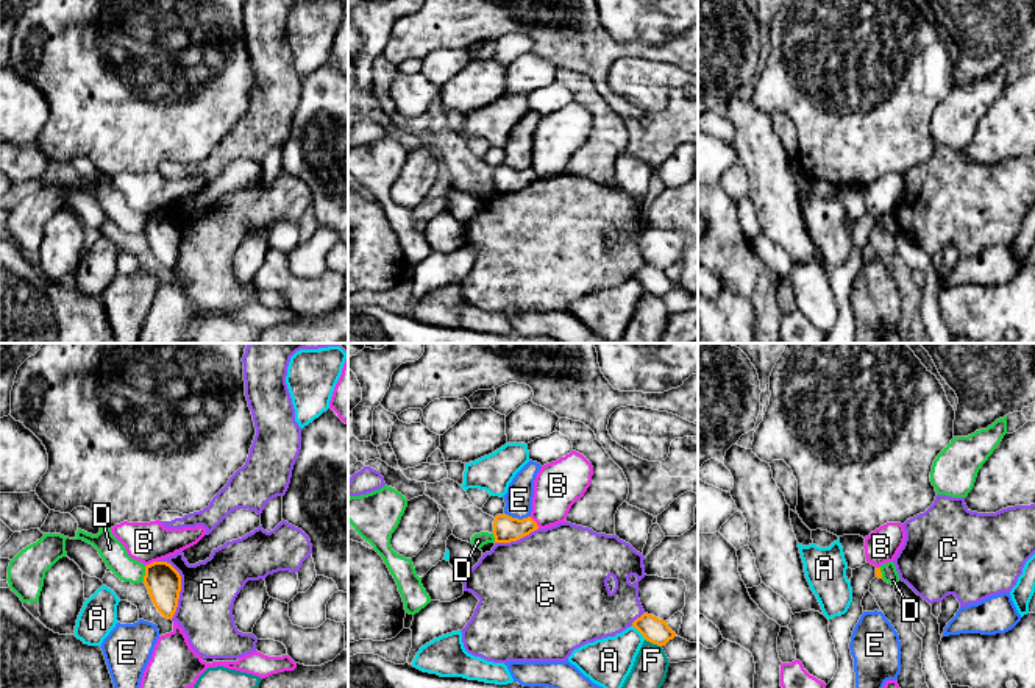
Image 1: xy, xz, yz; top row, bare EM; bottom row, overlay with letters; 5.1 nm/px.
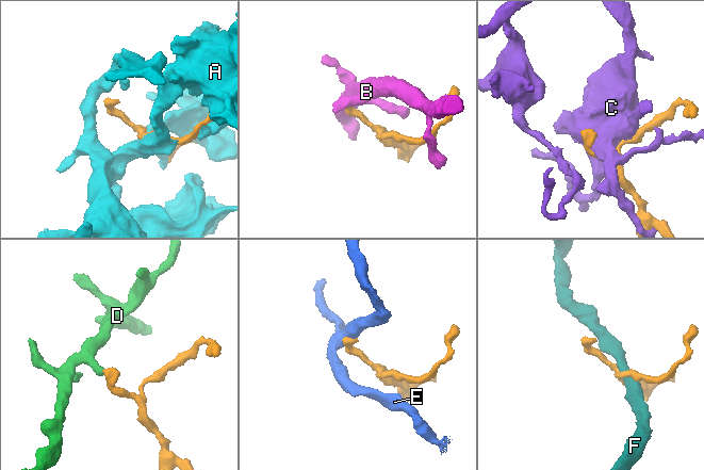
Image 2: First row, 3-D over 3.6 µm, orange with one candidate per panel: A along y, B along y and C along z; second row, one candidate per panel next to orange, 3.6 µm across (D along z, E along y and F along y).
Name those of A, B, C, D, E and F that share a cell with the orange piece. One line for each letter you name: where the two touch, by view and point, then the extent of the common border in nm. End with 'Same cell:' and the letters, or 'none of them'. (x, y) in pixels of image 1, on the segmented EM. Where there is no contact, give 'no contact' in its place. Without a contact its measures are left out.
Same cell: none of them

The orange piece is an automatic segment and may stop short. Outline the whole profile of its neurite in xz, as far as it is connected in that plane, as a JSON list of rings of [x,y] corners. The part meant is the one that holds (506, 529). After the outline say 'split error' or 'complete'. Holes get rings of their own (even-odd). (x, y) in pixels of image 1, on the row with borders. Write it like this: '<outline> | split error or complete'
[[[506,513],[496,515],[493,521],[495,543],[517,541],[537,529],[539,526],[531,516],[518,520]]] | complete

